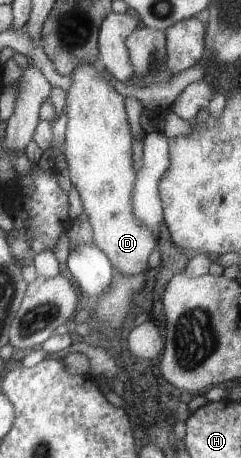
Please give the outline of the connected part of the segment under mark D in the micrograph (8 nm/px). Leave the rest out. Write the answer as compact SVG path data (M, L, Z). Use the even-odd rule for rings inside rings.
M83 63L79 65L70 75L72 78L72 85L69 87L66 95L66 102L64 107L64 114L68 111L68 124L66 127L66 139L64 143L64 153L69 165L69 176L74 188L80 194L83 206L88 216L89 224L92 226L93 242L105 253L106 257L113 263L113 267L118 272L123 274L137 274L147 269L149 257L154 248L158 247L157 233L150 231L140 220L133 214L132 196L133 187L136 181L137 171L132 168L132 135L130 134L130 124L128 124L128 117L126 116L126 109L124 108L123 95L116 91L116 88L107 77L108 73L104 73L103 68L99 64Z

